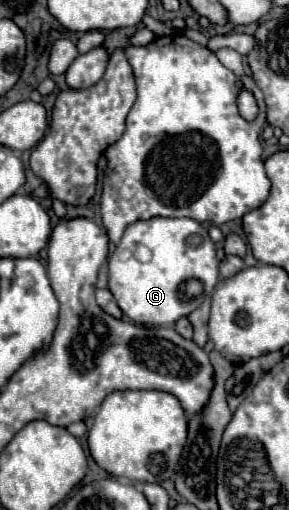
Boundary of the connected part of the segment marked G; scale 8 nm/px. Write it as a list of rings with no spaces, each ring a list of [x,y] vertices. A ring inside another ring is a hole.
[[[150,218],[126,228],[116,254],[108,260],[108,288],[120,310],[136,324],[172,326],[178,318],[188,316],[210,296],[218,284],[216,248],[206,228],[192,218]],[[136,248],[148,248],[148,260],[134,256]],[[130,250],[130,256],[120,252]]]

